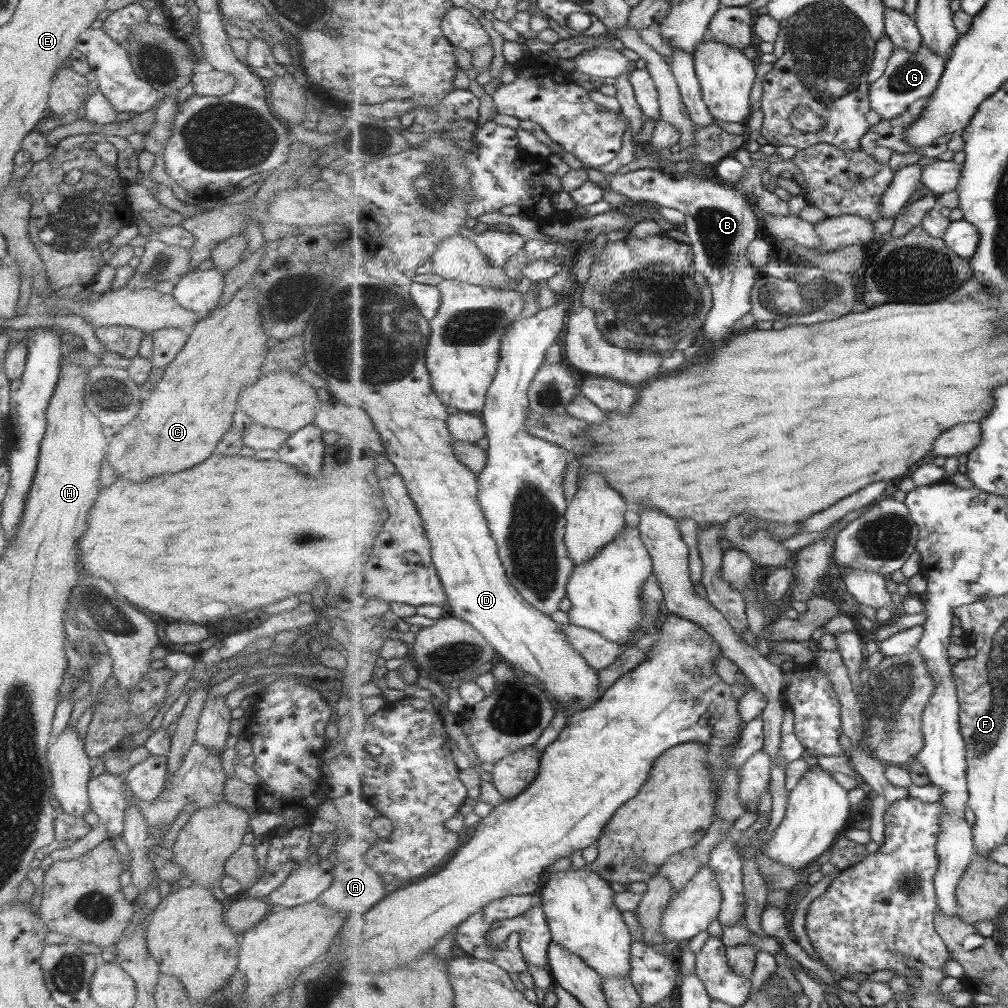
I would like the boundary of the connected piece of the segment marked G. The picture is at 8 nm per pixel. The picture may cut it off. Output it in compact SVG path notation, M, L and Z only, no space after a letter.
M925 43L913 55L907 49L896 47L886 66L884 75L871 85L870 99L872 110L882 119L892 119L902 115L914 102L920 98L930 98L946 71L947 59L932 51Z

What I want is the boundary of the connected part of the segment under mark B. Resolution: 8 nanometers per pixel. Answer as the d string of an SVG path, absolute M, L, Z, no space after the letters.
M761 159L753 161L752 167L748 168L742 176L742 181L736 185L719 181L715 177L699 180L697 177L682 175L675 178L674 176L663 173L659 168L639 169L637 171L627 172L625 174L615 174L607 178L611 190L626 196L629 203L654 203L658 207L675 208L683 212L686 216L686 223L683 230L689 237L689 244L693 247L695 254L695 267L707 278L711 291L714 294L714 307L709 311L705 321L704 337L711 344L727 340L731 334L733 326L751 312L751 292L753 286L759 278L761 272L754 268L748 254L749 245L759 236L759 215L755 212L751 200L752 194L765 194L767 189L763 186L763 172L769 168L769 162Z

